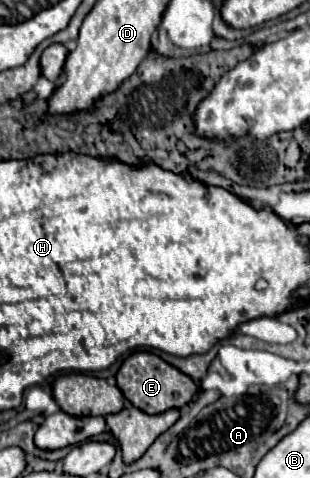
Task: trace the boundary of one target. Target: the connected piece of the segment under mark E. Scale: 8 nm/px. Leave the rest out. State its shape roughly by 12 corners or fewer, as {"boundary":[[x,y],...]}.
{"boundary":[[148,351],[116,375],[148,415],[186,407],[196,383]]}

